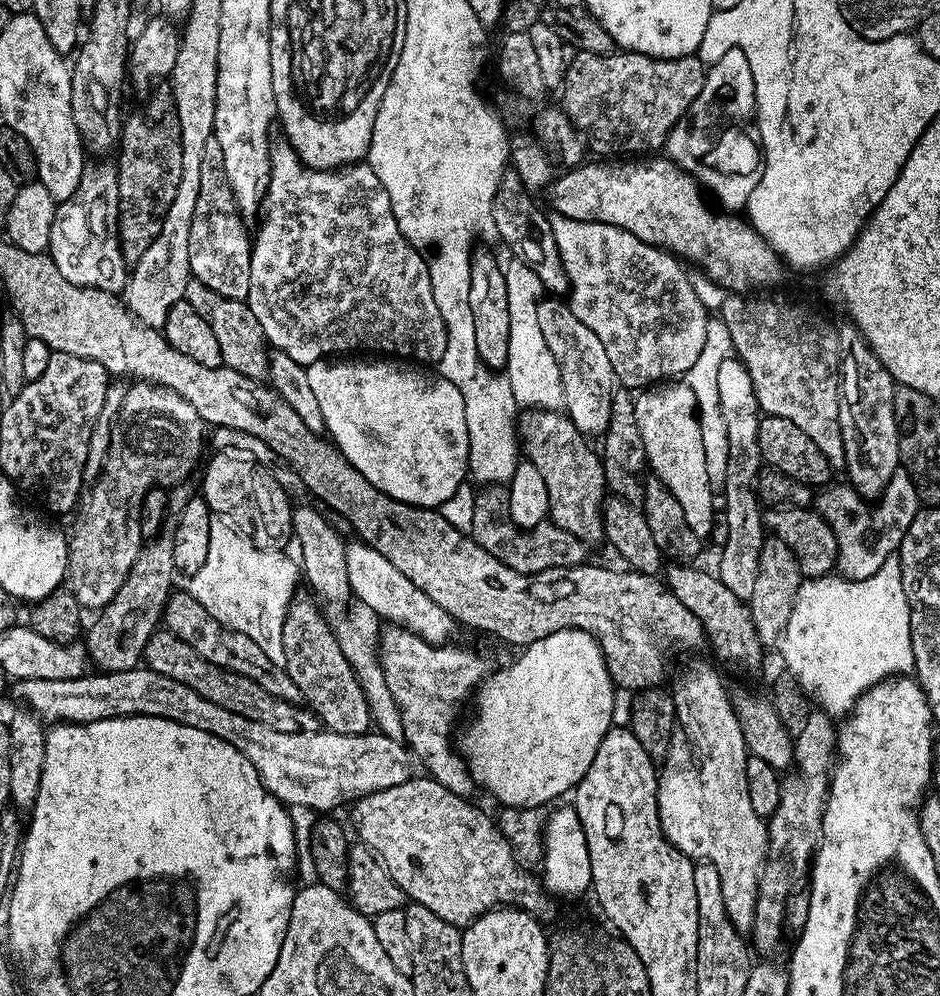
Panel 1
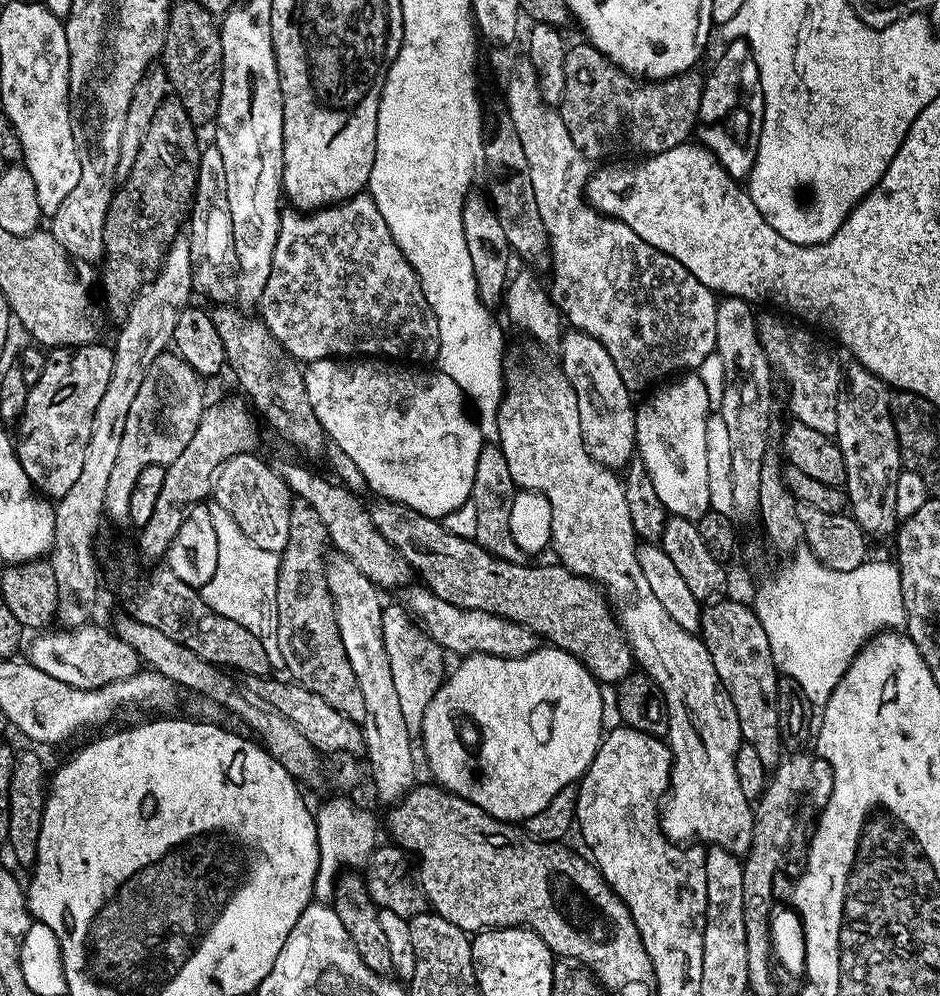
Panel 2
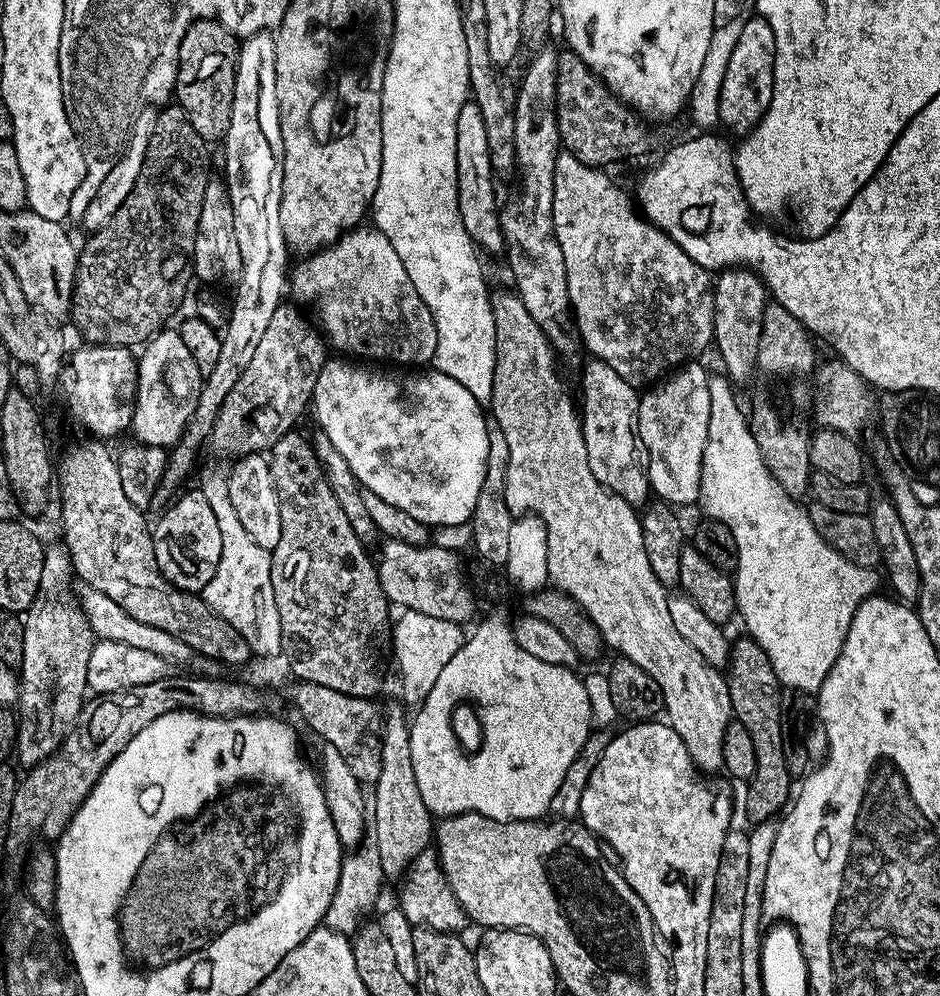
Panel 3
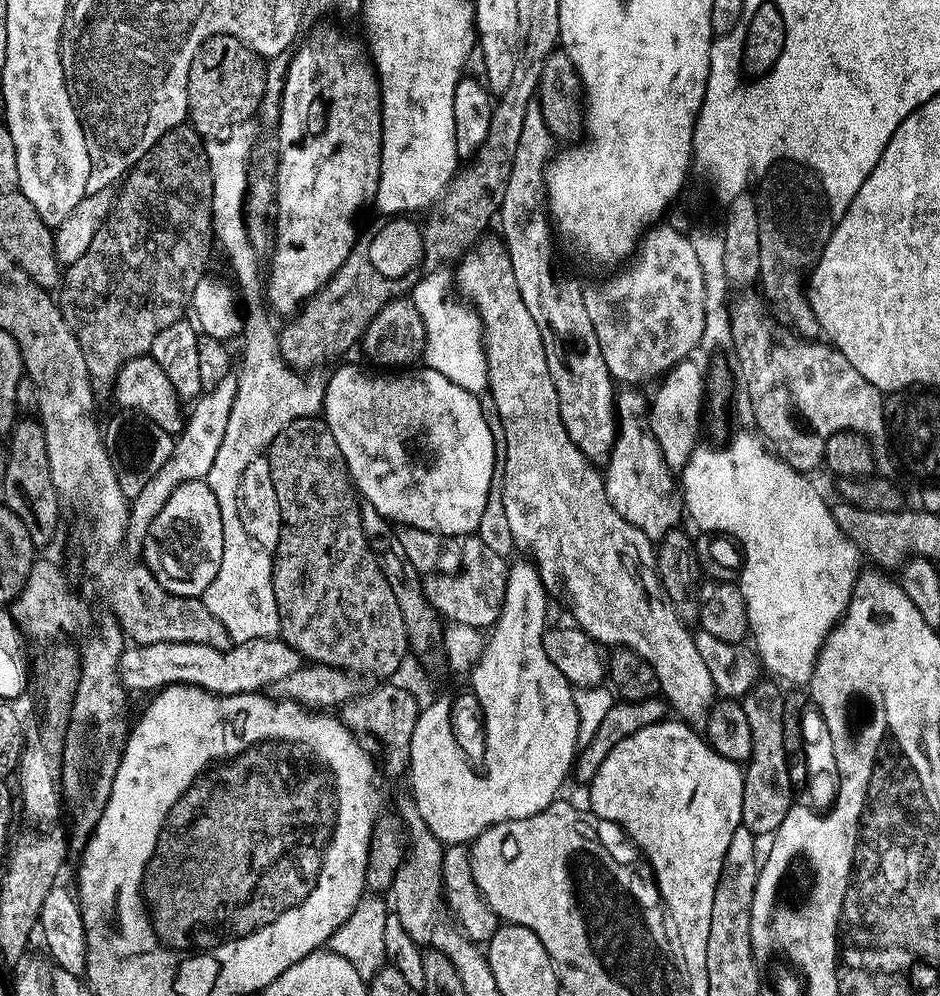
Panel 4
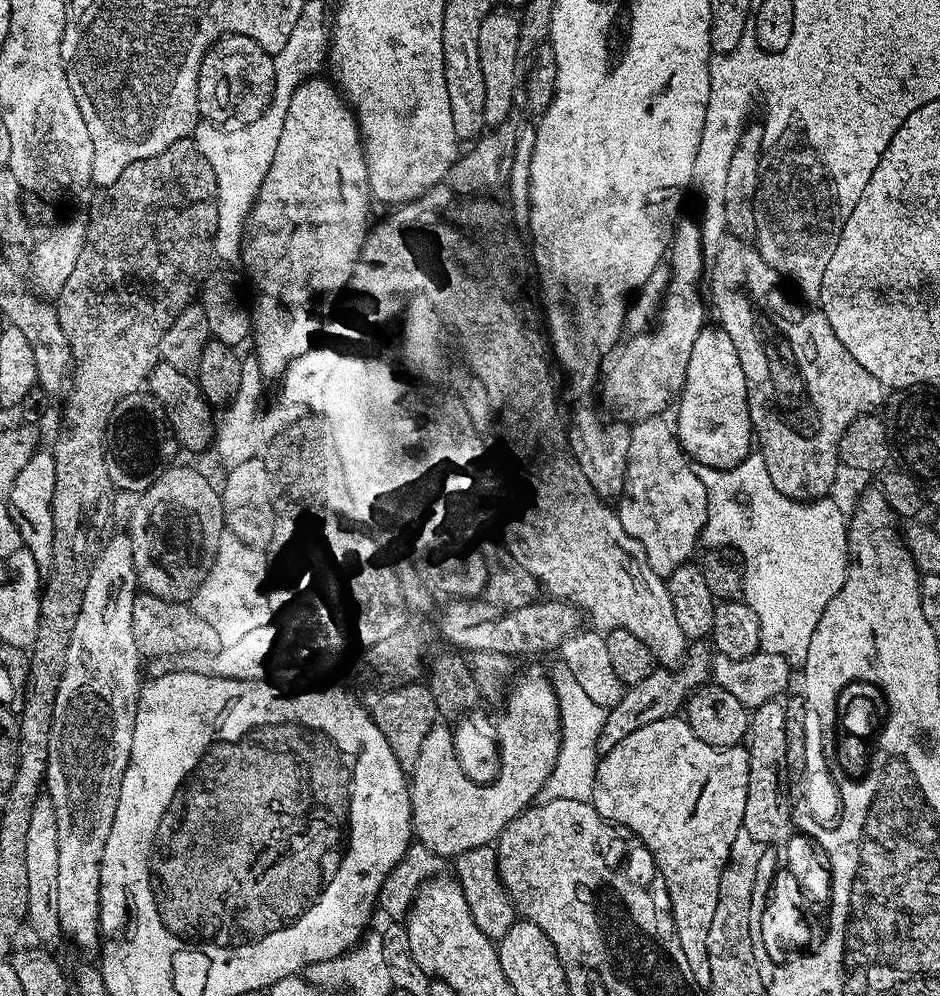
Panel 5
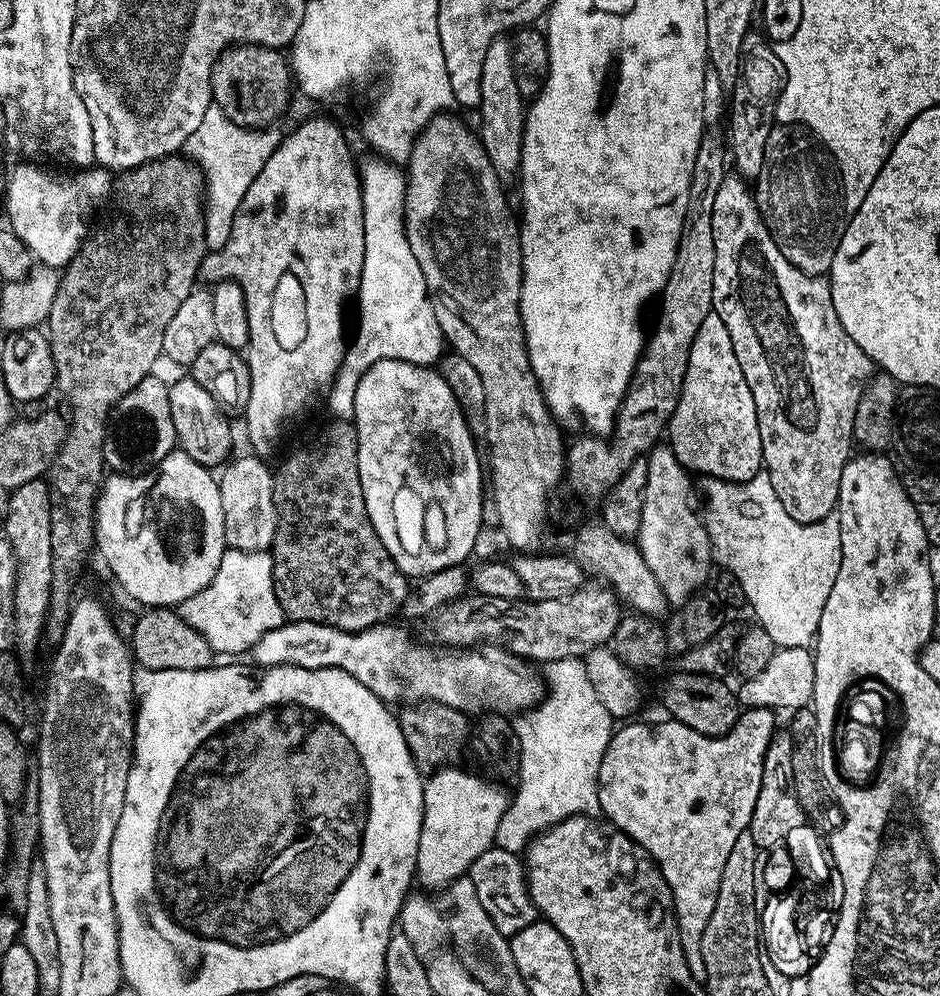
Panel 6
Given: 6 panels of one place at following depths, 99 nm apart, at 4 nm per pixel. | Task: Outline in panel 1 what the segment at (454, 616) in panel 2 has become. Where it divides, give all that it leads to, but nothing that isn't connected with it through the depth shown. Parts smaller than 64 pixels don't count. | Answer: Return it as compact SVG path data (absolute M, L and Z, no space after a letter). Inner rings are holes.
M352 538L352 541L349 539L345 543L344 553L346 554L346 574L350 578L352 596L376 611L381 621L400 628L408 628L426 642L438 645L445 643L451 637L448 635L452 631L457 631L458 625L452 616L446 614L446 610L442 610L442 606L438 606L434 598L422 594L422 590L418 590L418 586L414 586L414 582L410 582L410 578L402 574L402 570L390 566L390 562L386 562L386 558L378 554L378 550L374 550L359 538Z

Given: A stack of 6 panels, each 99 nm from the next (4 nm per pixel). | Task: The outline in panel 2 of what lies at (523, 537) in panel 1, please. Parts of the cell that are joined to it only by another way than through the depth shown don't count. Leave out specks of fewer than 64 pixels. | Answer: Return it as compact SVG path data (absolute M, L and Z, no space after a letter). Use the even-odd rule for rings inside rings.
M492 442L485 443L478 454L478 466L474 470L474 486L472 502L475 505L475 541L486 551L500 560L509 560L515 564L525 559L525 552L514 542L514 534L510 534L510 506L514 495L514 483L510 478L510 466L506 466L506 458L502 450Z

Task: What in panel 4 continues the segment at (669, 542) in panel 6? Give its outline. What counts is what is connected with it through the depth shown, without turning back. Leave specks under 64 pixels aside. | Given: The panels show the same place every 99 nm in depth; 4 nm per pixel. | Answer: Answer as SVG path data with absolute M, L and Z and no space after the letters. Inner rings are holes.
M625 387L615 397L618 413L618 435L612 452L603 469L604 489L612 509L620 515L627 524L641 528L649 540L658 542L671 528L681 523L682 496L678 484L672 481L673 469L668 467L660 444L653 438L649 425L640 417L636 408L645 407L646 400L639 396L637 389Z

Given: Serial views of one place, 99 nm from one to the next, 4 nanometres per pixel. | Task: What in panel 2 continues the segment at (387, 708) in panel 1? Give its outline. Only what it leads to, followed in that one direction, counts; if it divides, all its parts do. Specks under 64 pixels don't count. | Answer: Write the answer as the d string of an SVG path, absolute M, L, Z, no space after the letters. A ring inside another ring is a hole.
M385 605L382 612L383 640L387 658L391 663L394 690L397 691L402 705L402 716L406 720L407 730L410 734L416 734L421 728L422 718L425 716L430 698L443 683L446 674L446 667L444 668L446 656L442 647L420 628L403 605Z

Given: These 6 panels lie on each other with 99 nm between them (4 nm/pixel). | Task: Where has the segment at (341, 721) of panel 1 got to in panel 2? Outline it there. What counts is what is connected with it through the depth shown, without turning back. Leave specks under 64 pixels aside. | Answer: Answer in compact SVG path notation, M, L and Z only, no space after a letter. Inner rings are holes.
M303 502L293 503L290 538L283 552L279 553L276 650L279 659L284 659L284 664L288 667L287 675L295 683L318 694L318 698L324 698L343 716L363 722L366 718L366 702L362 702L358 678L354 670L350 670L350 662L338 634L332 596L328 593L328 583L324 577L324 547L328 548L329 544L327 528L315 510Z

